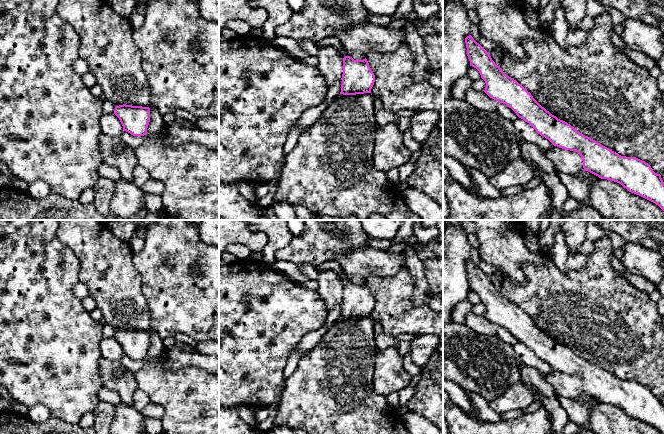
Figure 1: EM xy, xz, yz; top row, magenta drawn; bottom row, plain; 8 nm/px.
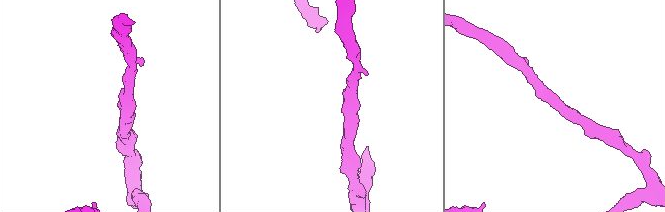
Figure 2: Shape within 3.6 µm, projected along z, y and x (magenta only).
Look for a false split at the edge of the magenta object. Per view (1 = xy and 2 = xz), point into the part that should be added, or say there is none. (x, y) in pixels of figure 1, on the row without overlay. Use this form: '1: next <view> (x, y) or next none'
1: next none
2: next none

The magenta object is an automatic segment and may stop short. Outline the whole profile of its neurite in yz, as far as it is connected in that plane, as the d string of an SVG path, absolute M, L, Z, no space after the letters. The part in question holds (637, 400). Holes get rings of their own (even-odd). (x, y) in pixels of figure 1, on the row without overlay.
M471 259L465 262L465 267L470 290L479 295L486 307L484 316L490 322L506 328L554 370L578 376L584 395L617 406L664 434L664 406L648 387L636 381L621 380L558 343L542 331L526 312L506 299Z

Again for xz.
M350 280L343 282L341 316L343 319L371 317L375 299L367 283L354 284Z

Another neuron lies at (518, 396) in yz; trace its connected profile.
M523 382L513 384L501 396L489 402L491 408L499 413L528 407L534 401L534 394Z

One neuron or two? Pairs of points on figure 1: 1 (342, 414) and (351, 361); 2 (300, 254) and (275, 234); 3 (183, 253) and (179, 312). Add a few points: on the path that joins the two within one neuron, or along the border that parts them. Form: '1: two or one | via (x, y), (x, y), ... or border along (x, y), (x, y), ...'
1: one | via (342, 401), (342, 374)
2: two | border along (293, 235), (292, 239), (275, 254), (275, 260)
3: one | via (182, 268), (182, 297)

